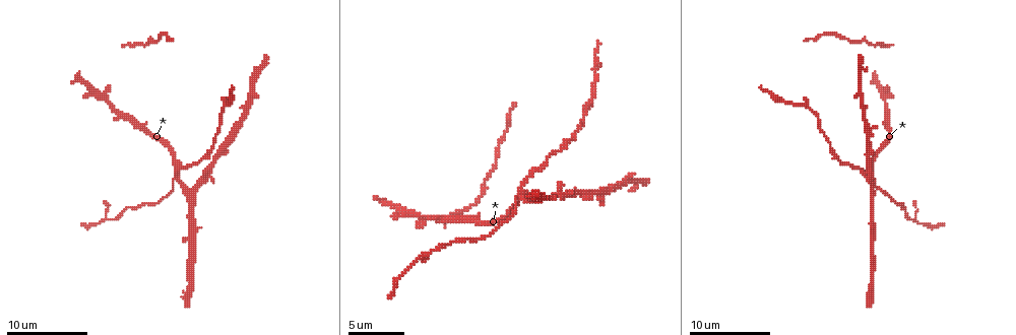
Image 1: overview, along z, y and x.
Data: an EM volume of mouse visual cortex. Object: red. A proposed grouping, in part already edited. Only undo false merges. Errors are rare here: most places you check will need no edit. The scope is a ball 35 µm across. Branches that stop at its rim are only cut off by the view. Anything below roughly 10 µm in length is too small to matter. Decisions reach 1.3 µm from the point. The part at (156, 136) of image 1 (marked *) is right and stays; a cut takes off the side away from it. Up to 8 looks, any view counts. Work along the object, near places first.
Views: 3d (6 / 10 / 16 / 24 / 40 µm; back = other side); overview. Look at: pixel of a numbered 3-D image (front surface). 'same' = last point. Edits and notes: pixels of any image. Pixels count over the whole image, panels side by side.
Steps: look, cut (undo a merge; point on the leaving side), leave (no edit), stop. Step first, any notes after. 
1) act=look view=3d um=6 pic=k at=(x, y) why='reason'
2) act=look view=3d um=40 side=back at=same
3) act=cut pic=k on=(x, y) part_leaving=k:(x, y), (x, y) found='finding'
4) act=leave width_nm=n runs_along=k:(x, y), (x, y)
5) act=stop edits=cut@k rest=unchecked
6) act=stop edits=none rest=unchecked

act=look view=3d um=6 pic=1 at=(214, 146) why='thick turns thin'

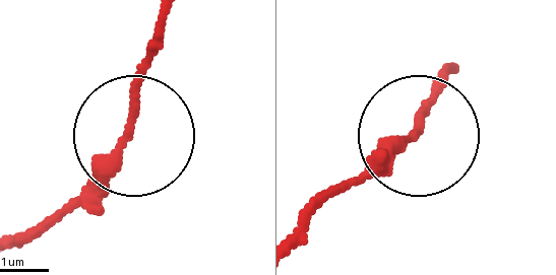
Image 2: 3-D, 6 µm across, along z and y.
act=leave runs_along=2:(18, 241), (116, 147), (161, 30) found='one cell here'

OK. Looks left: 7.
act=look view=3d um=16 pic=1 at=(888, 110) why='calibre changes'

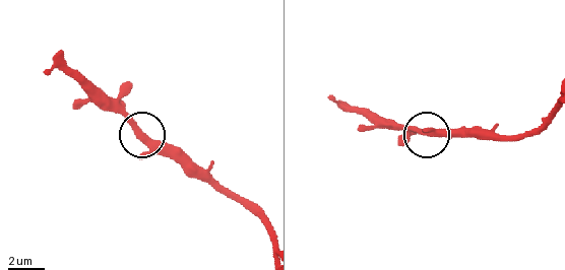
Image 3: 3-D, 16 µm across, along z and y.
act=leave runs_along=3:(518, 137), (433, 137), (393, 128) found='one cell here'

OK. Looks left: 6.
act=look view=3d um=16 pic=1 at=(175, 180) why='two arms in line, one across'

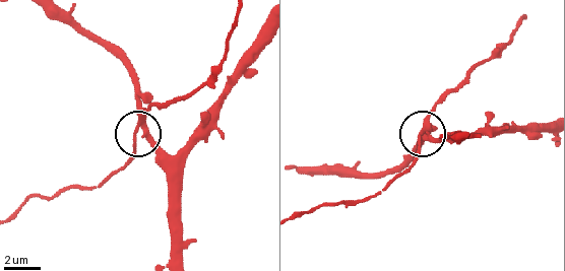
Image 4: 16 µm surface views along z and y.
act=look view=3d um=6 pic=4 at=(138, 129) why='closer look'

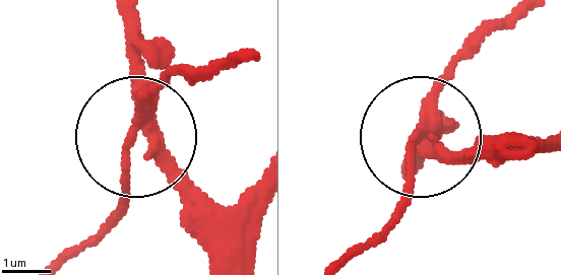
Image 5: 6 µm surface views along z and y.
act=leave arms=3 found='one cell here'

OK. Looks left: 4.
act=look view=3d um=6 pic=1 at=(873, 258) why='sudden change in width'

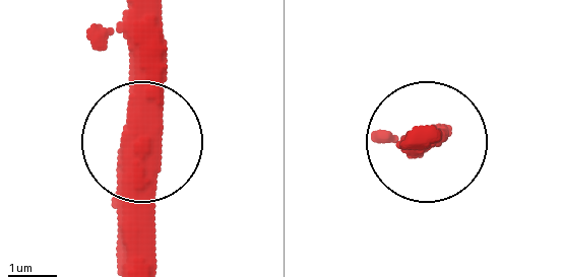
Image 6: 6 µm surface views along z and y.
act=look view=3d um=6 side=back pic=6 at=(133, 133) why='from behind'

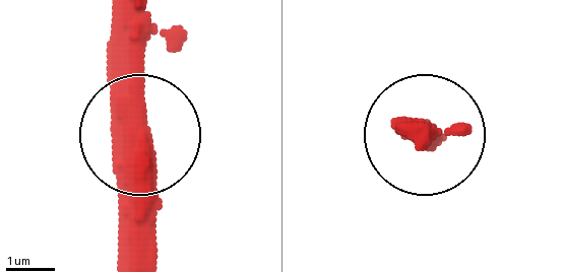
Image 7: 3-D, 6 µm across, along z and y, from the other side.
act=leave runs_along=7:(146, 10), (134, 253) found='all the same cell'

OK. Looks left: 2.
act=stop edits=none rest=unchecked

